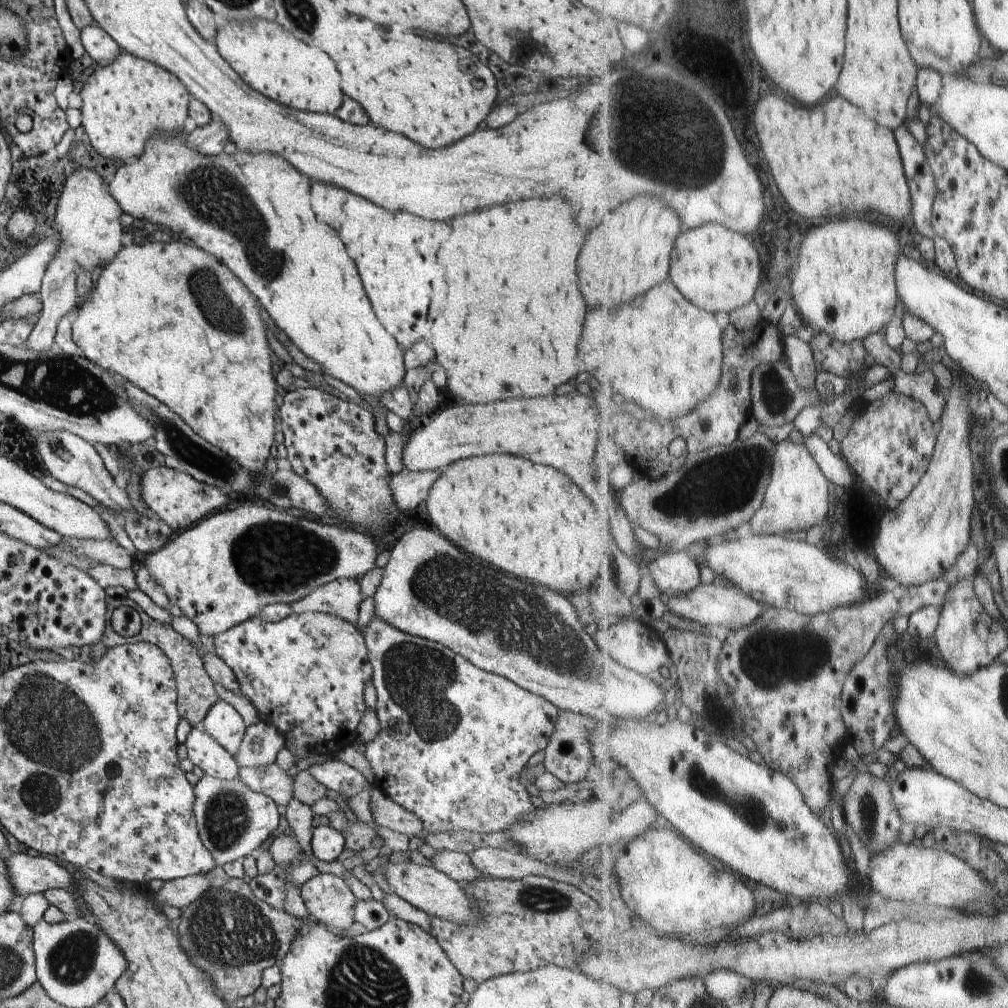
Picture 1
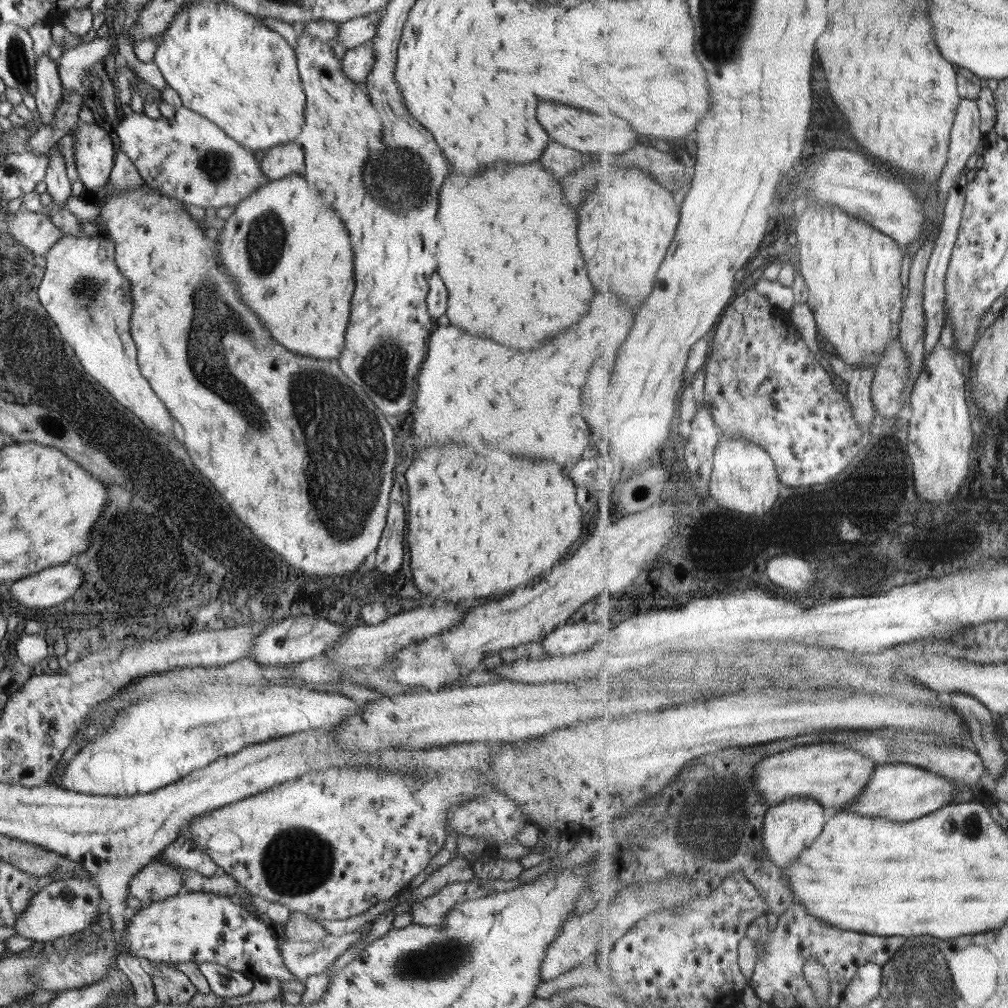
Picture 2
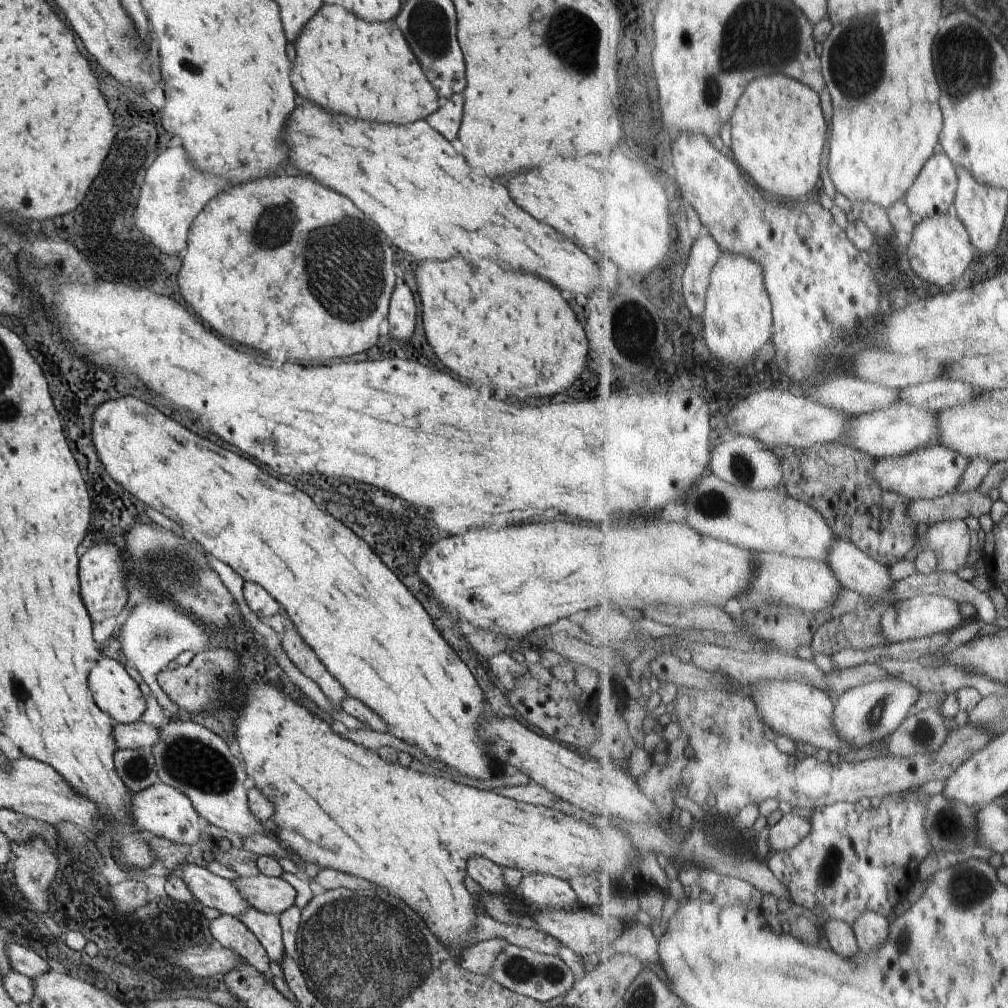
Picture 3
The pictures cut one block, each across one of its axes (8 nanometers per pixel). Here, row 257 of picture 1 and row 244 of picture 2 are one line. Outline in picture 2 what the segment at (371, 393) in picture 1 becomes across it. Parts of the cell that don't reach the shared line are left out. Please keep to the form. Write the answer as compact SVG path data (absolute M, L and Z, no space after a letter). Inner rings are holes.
M300 174L286 176L281 179L268 181L264 185L260 185L252 195L244 198L236 205L234 213L226 219L224 227L217 236L216 249L218 255L216 258L222 262L222 266L228 270L226 274L232 276L232 280L236 282L236 288L244 300L244 304L248 308L254 308L252 312L258 316L260 324L264 324L264 328L270 332L270 336L282 344L286 350L300 354L300 356L312 356L312 358L338 358L338 354L342 352L344 346L344 334L346 334L346 326L348 326L348 316L350 316L350 298L354 292L354 264L352 264L352 248L348 242L348 232L342 224L342 220L338 218L338 214L334 214L334 210L330 208L322 208L318 206L308 190L308 184L304 178L300 178Z

